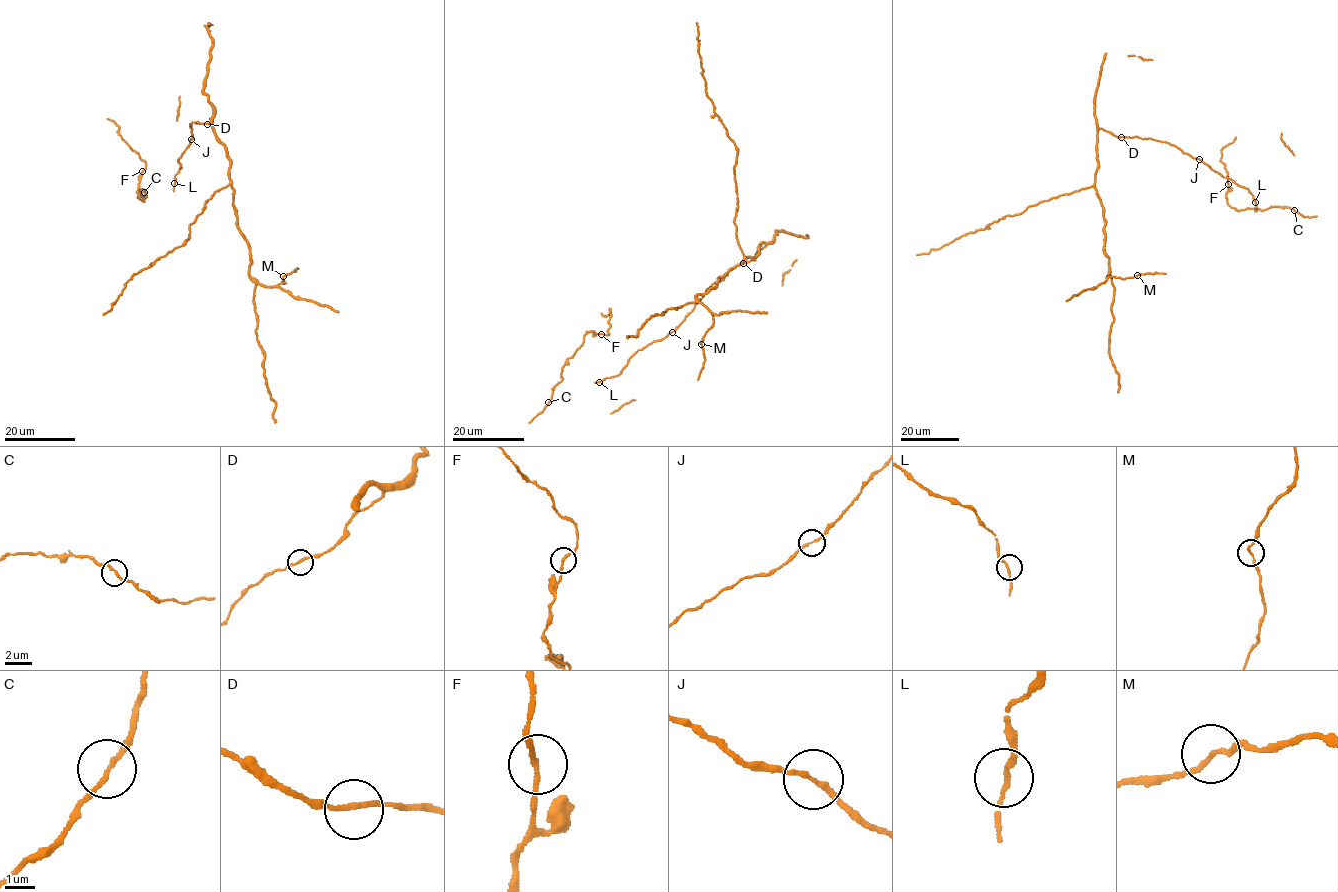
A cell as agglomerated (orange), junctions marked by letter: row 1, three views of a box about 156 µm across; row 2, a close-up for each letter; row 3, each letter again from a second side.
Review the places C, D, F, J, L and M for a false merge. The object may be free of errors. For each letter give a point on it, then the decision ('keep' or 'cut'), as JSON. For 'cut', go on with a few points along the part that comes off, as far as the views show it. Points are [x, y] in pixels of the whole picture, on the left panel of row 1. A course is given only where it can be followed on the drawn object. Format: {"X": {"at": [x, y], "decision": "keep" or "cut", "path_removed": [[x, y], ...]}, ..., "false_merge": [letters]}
{"C": {"at": [144, 192], "decision": "keep"}, "D": {"at": [207, 124], "decision": "keep"}, "F": {"at": [142, 171], "decision": "keep"}, "J": {"at": [191, 139], "decision": "keep"}, "L": {"at": [174, 183], "decision": "keep"}, "M": {"at": [283, 276], "decision": "keep"}, "false_merge": []}

